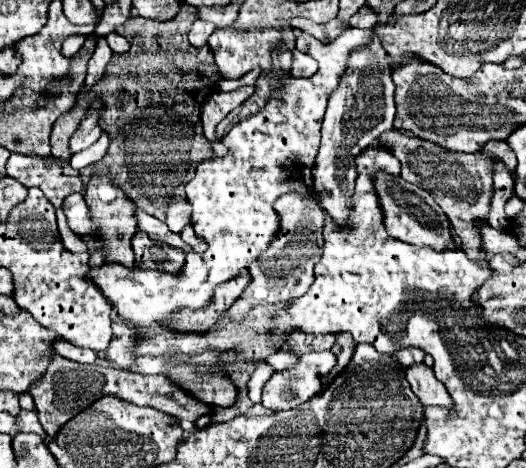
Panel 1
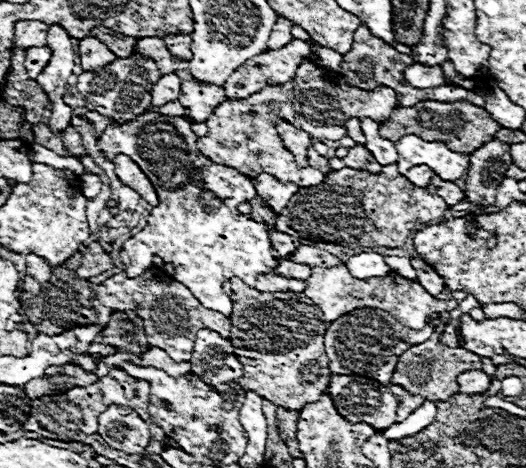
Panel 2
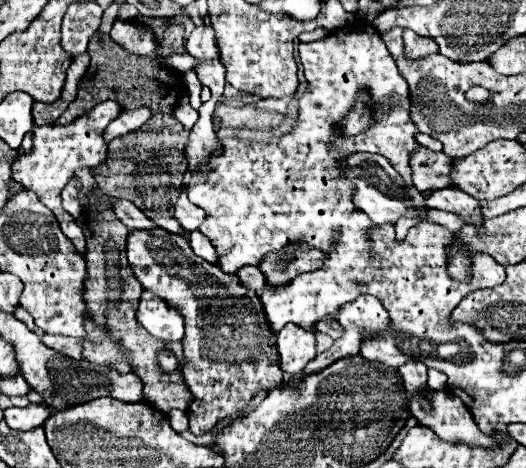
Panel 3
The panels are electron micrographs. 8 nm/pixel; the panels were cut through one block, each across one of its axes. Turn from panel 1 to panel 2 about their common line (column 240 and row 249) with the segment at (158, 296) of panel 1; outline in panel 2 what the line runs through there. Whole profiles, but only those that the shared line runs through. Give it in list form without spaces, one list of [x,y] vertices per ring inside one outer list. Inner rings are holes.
[[[146,112],[136,120],[110,124],[98,138],[98,148],[110,160],[118,154],[130,156],[158,192],[159,204],[146,218],[146,228],[126,240],[120,250],[122,272],[126,272],[128,278],[136,278],[152,268],[154,256],[160,256],[174,266],[172,278],[188,286],[192,294],[200,298],[202,306],[230,316],[232,300],[222,292],[224,282],[236,276],[254,287],[256,276],[270,272],[276,266],[276,258],[272,256],[268,226],[250,220],[238,210],[240,204],[256,196],[252,178],[204,158],[196,148],[196,140],[198,136],[190,132],[190,120],[184,120],[182,130],[180,118]]]

